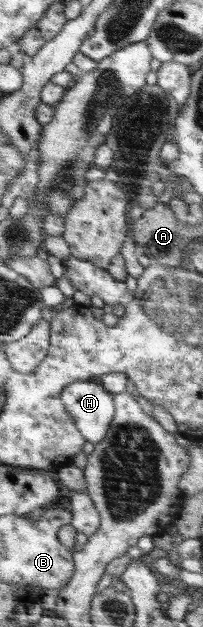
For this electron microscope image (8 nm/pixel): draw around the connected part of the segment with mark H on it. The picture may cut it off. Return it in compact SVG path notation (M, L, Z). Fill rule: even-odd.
M96 380L68 384L63 392L65 408L86 441L96 445L108 432L113 420L111 392Z

